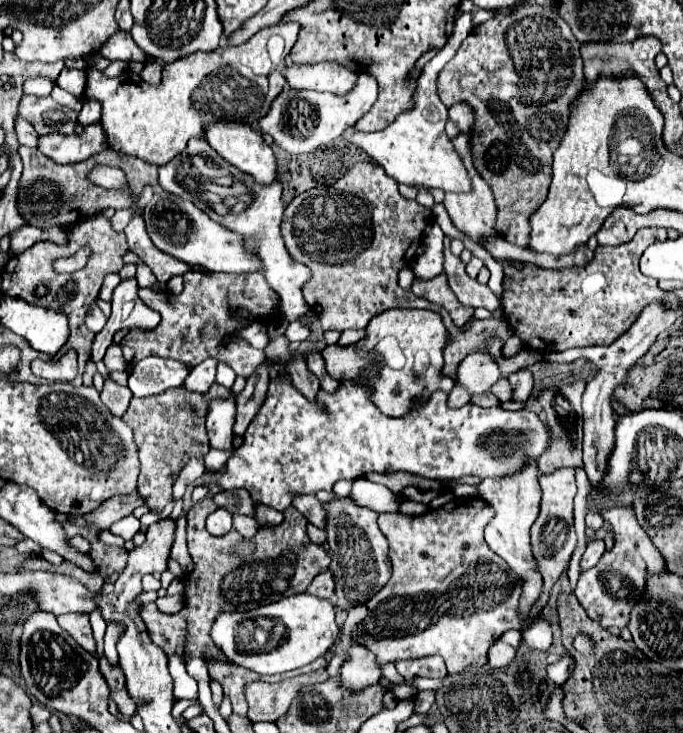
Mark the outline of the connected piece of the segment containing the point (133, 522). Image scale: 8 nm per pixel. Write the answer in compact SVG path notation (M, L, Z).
M128 515L128 517L116 521L116 523L110 527L110 531L112 531L114 535L120 535L120 537L126 539L126 541L132 539L132 537L138 533L138 529L140 529L140 521L138 521L134 515Z

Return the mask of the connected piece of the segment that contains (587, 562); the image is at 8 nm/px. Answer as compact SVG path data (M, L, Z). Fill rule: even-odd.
M592 541L580 559L580 569L582 571L592 569L598 563L598 559L602 557L602 553L604 553L604 541Z

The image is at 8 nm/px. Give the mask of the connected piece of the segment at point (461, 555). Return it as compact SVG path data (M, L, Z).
M456 497L454 501L446 503L444 507L440 509L434 509L434 511L428 511L424 515L418 515L418 517L406 517L402 513L382 513L378 517L378 525L380 525L380 531L386 535L388 543L390 543L390 559L392 559L392 577L390 581L386 583L386 587L382 587L368 603L364 605L358 605L354 609L348 611L348 617L346 621L342 623L340 627L340 641L334 643L332 647L332 653L334 655L342 655L346 657L348 655L348 649L352 645L352 639L356 639L360 645L364 645L368 651L372 651L376 655L376 663L378 665L384 665L384 663L394 663L398 659L416 659L416 657L426 657L426 655L440 655L444 661L446 661L446 667L448 667L448 673L460 673L464 671L466 667L470 665L486 665L488 659L488 649L490 645L502 635L506 633L508 629L522 629L524 623L522 623L522 615L520 615L520 595L522 595L522 579L518 575L514 575L514 571L506 565L504 559L500 559L484 541L484 527L490 523L490 519L494 517L494 509L488 507L488 503L480 501L478 497Z

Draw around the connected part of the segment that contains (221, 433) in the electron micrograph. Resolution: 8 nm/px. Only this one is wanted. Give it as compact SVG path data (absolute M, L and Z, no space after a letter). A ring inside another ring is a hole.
M236 395L216 397L208 401L206 433L212 447L232 449L232 425L236 419Z

